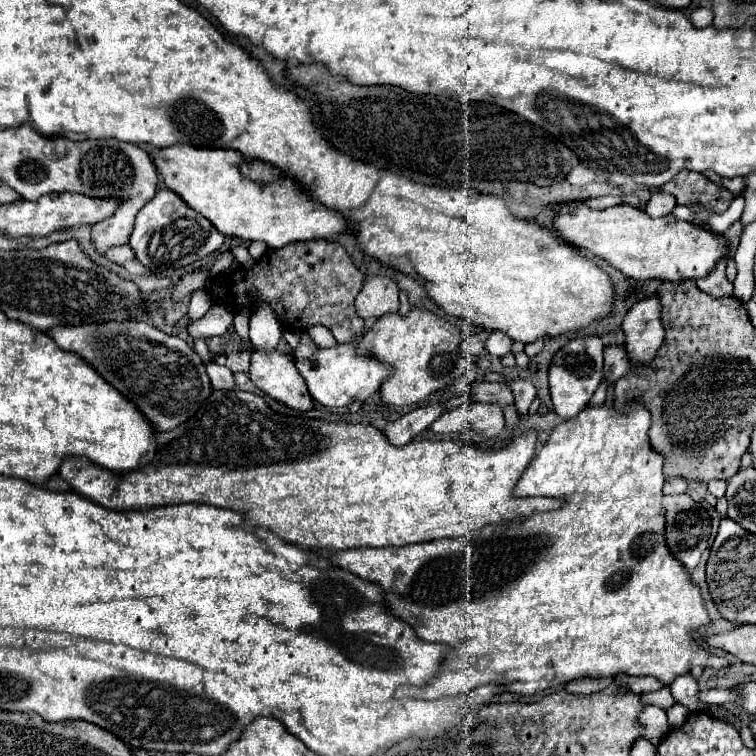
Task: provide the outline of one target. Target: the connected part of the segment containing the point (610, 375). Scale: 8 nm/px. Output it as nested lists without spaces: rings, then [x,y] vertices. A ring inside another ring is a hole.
[[[612,344],[604,350],[604,376],[610,384],[630,370],[630,358],[626,354],[626,348],[620,344]]]

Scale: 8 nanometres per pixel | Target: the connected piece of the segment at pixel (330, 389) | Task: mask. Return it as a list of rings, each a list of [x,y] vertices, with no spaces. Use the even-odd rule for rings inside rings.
[[[350,340],[346,344],[336,344],[334,348],[318,348],[312,358],[297,359],[296,367],[300,370],[302,378],[308,384],[308,390],[314,400],[324,406],[348,406],[352,402],[366,402],[372,394],[376,394],[382,382],[392,374],[390,364],[380,362],[374,356],[358,354],[360,340]]]

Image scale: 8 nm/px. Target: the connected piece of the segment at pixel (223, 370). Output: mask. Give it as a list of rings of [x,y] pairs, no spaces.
[[[206,364],[206,374],[208,374],[214,390],[232,390],[234,388],[234,376],[226,366]]]

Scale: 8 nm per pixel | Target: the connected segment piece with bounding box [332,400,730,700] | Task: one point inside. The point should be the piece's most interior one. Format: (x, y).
(591, 589)

